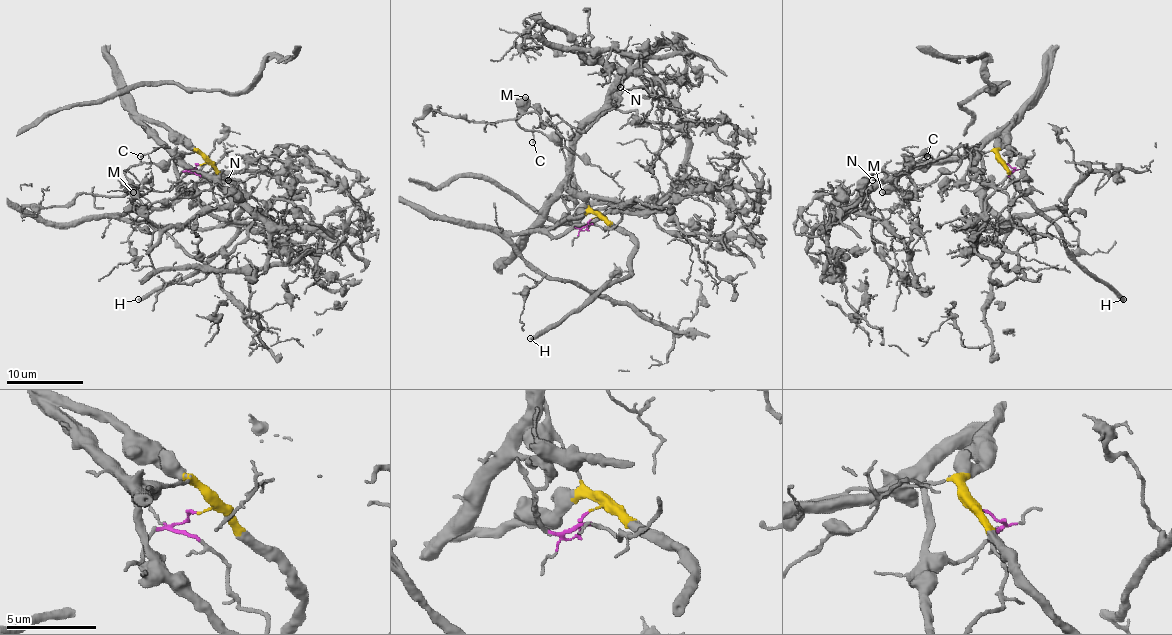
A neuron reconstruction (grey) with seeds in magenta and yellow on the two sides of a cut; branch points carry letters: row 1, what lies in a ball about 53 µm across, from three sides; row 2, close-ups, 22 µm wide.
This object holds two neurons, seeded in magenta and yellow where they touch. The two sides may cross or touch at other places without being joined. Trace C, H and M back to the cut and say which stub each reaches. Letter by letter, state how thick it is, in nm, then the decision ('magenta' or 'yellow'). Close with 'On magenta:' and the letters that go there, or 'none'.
C: 120 nm | yellow
H: 360 nm | yellow
M: 600 nm | yellow
On magenta: none

